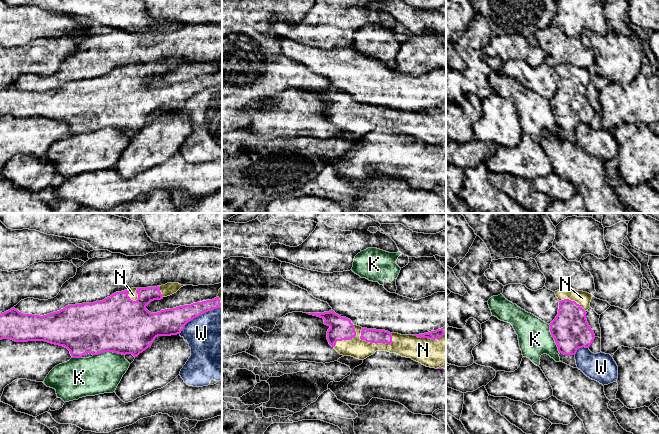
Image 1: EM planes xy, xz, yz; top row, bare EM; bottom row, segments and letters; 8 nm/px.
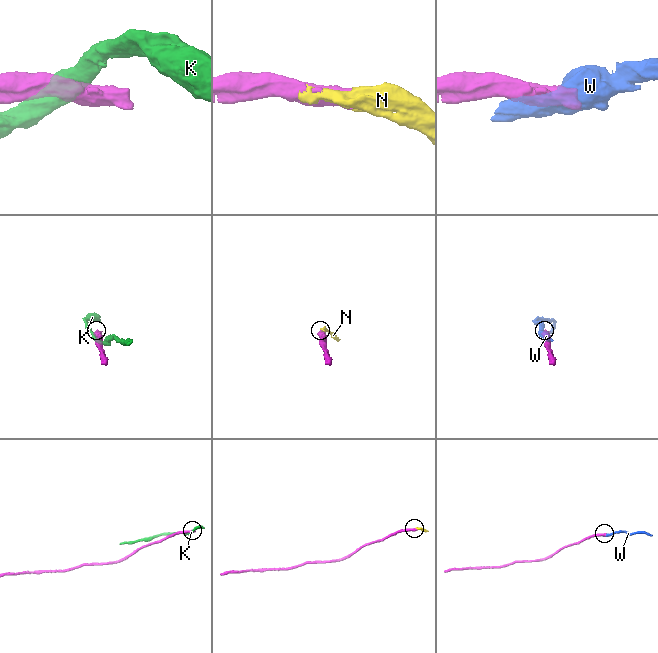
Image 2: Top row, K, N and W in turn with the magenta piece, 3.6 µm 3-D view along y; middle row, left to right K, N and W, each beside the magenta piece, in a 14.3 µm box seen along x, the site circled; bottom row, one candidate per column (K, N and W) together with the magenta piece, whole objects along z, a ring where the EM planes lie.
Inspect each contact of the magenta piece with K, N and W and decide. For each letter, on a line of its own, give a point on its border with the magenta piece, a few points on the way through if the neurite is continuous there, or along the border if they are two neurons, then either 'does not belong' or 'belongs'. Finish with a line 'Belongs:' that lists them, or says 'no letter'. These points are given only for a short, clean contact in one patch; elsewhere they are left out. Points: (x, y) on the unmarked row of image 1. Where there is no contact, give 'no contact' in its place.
K: meets magenta in xy at (108, 127); does not belong
N: meets magenta in xz at (371, 118); belongs
W: meets magenta in xy at (198, 91); does not belong
Belongs: N

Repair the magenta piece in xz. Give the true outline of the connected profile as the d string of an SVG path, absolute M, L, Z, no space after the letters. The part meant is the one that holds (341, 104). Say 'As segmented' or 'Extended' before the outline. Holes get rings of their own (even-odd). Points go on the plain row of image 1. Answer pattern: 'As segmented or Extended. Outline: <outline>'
Extended. Outline: M333 86L324 89L307 90L324 95L324 100L330 103L327 107L327 116L340 131L364 136L376 127L387 127L411 134L426 143L446 145L446 102L424 110L401 111L385 106L362 104L354 101L350 95L339 92Z

